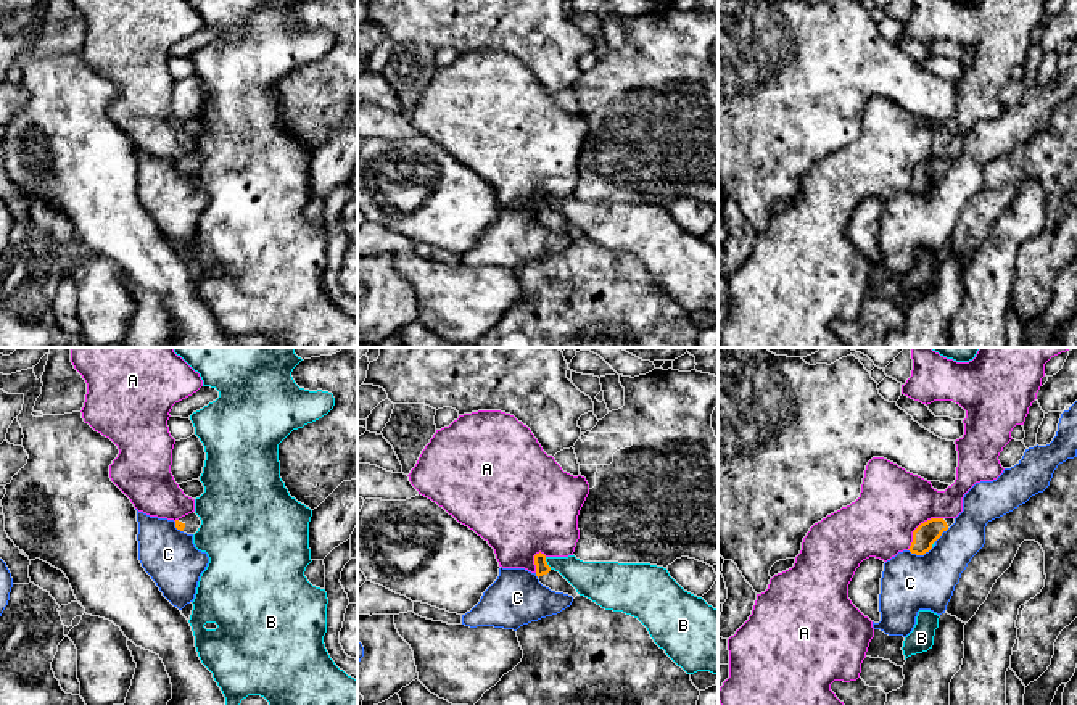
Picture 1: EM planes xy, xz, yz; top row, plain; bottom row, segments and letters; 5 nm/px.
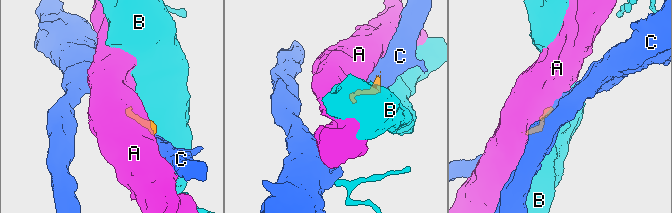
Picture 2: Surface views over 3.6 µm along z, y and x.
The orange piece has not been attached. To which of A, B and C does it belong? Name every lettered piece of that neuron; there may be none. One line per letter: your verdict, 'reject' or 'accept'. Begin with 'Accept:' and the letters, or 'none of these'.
Accept: none of these
A: reject
B: reject
C: reject

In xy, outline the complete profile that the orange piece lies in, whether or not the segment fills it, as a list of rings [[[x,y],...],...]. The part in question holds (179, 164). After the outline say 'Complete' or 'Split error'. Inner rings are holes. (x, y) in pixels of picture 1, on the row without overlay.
[[[195,151],[175,159],[175,167],[187,174],[195,174],[200,164],[201,164],[201,159]]]. Split error

